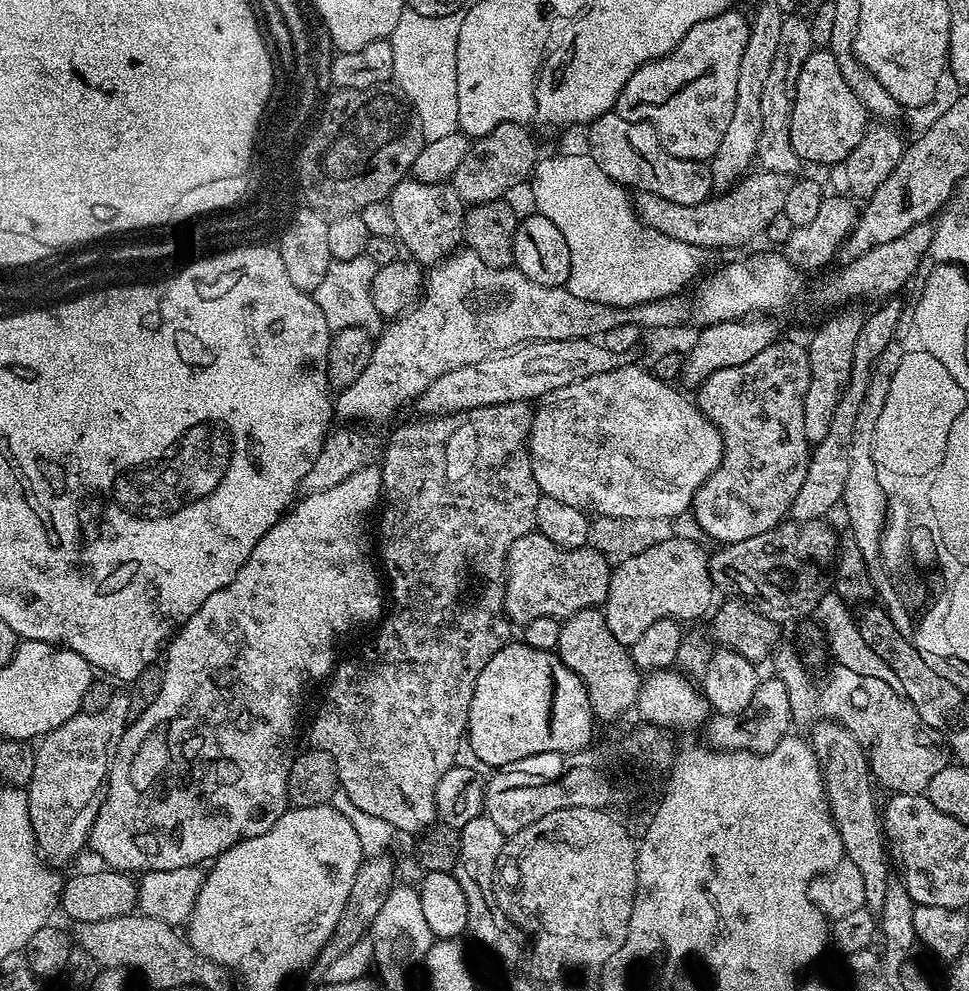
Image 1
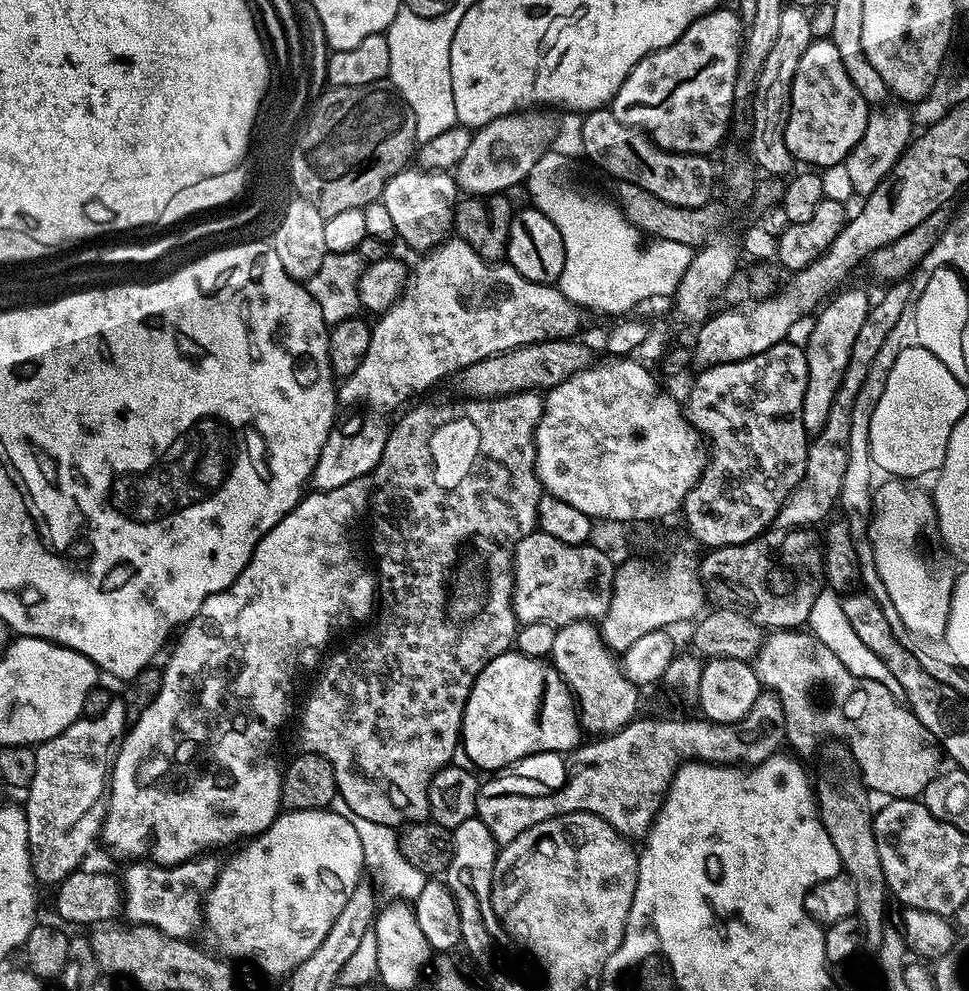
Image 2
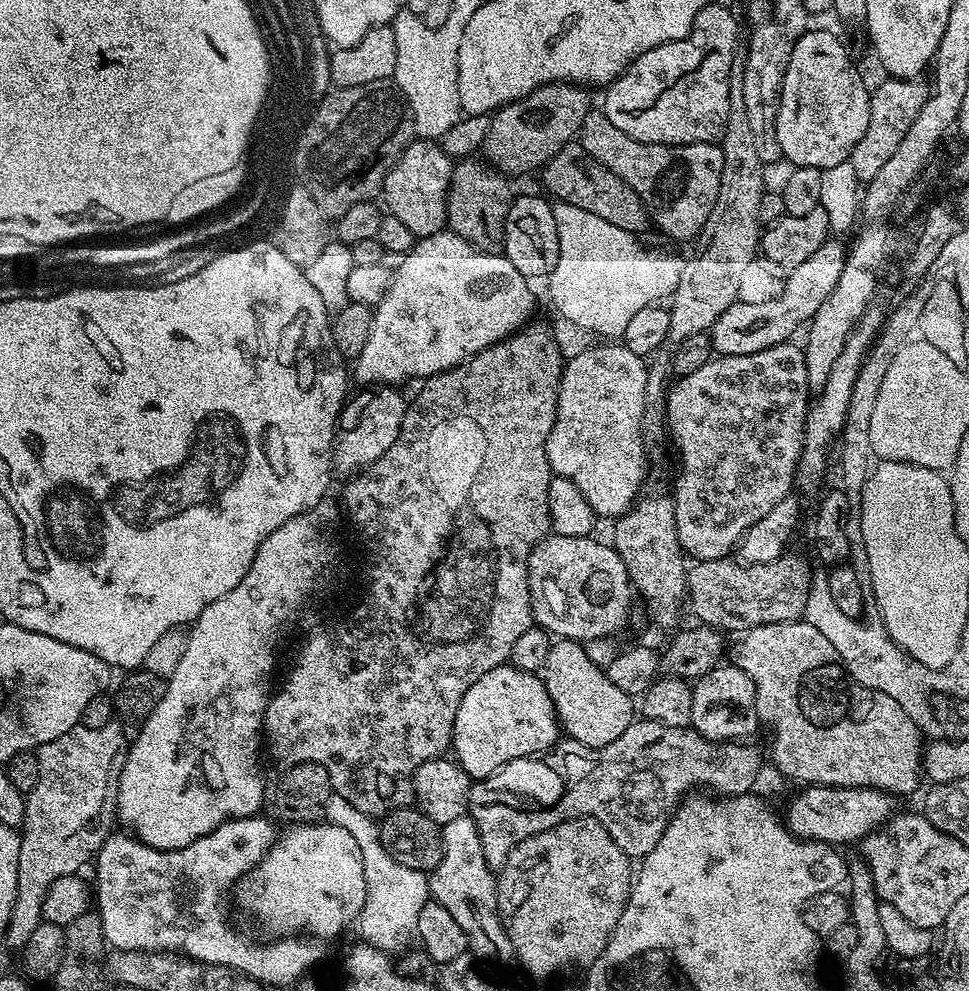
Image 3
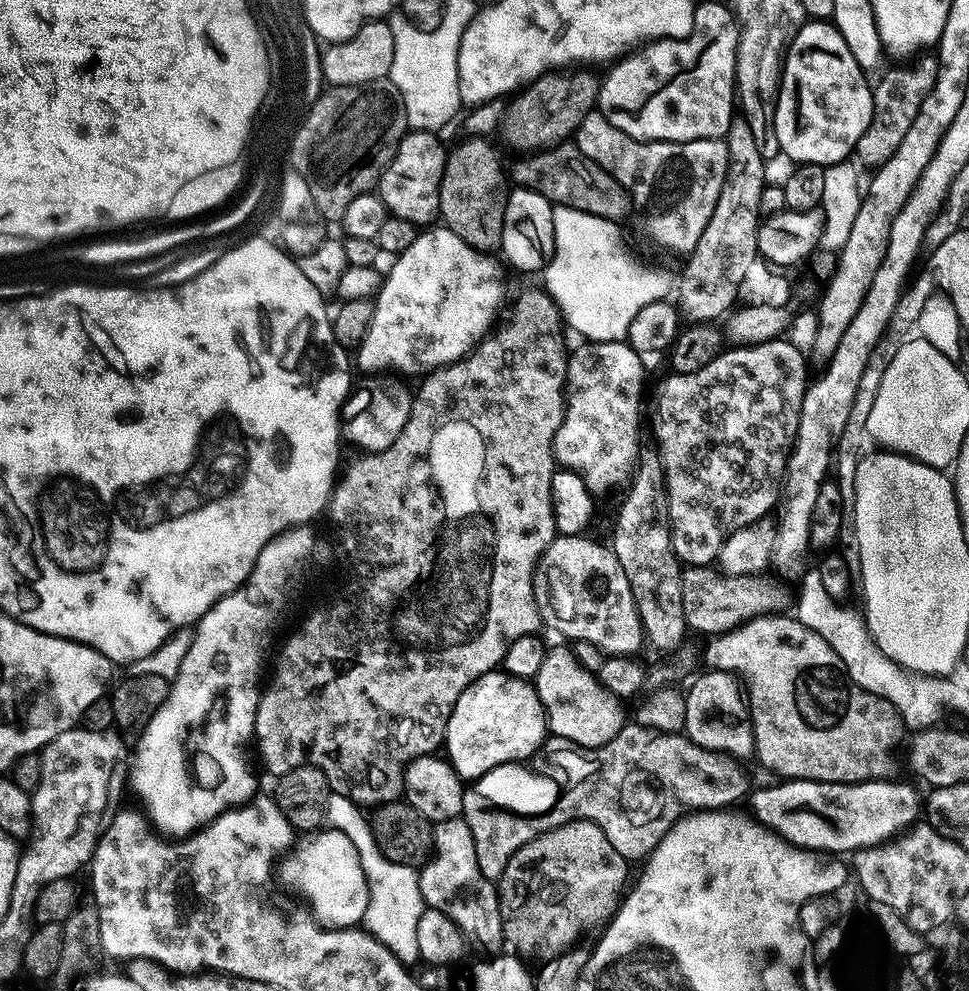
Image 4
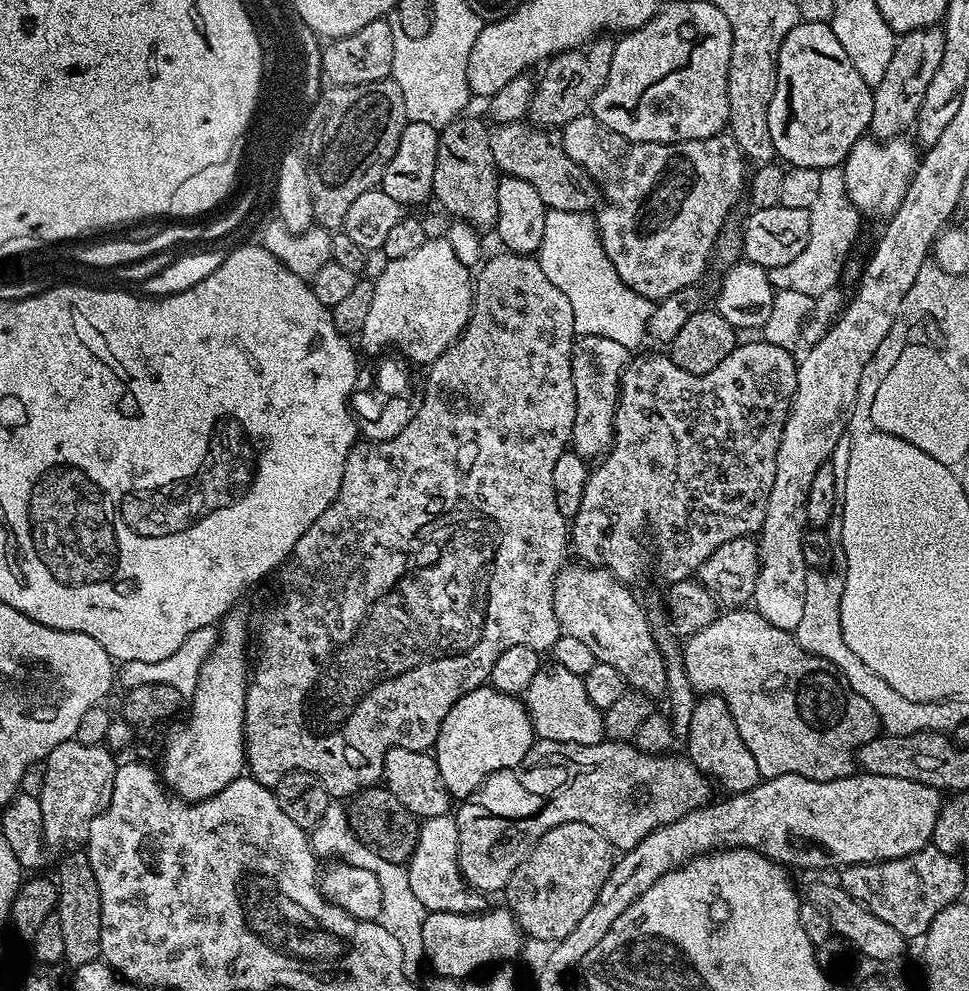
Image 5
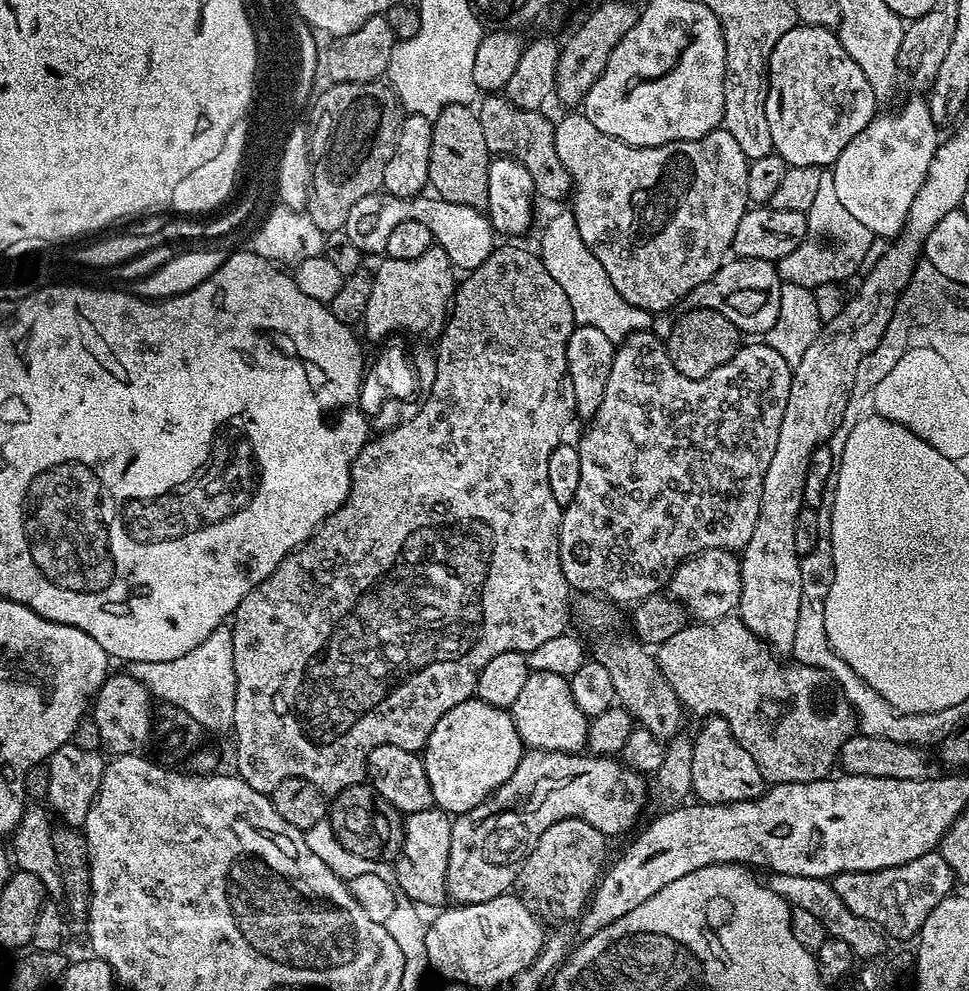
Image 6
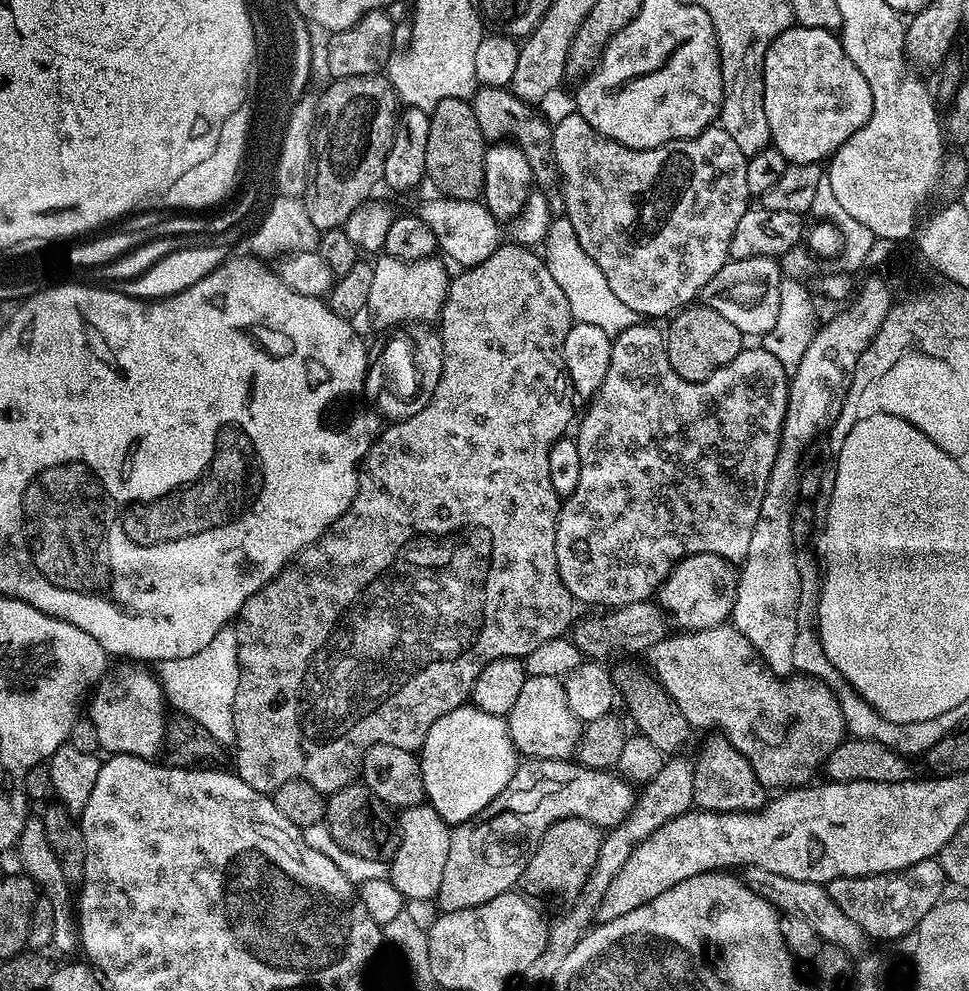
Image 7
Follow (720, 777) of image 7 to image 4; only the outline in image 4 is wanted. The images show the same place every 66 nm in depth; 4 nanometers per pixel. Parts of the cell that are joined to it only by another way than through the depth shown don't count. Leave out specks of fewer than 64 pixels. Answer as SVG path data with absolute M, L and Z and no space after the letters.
M704 670L704 673L684 692L686 722L683 735L708 751L724 753L743 762L756 751L752 721L748 719L748 706L740 682L728 672Z

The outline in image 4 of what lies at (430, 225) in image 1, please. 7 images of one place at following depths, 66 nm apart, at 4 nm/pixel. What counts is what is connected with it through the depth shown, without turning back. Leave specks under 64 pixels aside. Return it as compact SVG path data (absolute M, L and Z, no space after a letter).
M409 130L404 133L394 158L380 175L378 185L379 198L391 215L406 218L406 222L417 226L431 225L437 219L440 210L439 183L448 156L446 145L440 138L435 132Z

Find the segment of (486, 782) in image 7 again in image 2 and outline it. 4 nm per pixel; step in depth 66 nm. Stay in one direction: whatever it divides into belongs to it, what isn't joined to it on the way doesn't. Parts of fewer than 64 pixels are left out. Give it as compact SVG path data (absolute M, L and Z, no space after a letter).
M515 650L503 652L478 674L460 727L467 763L485 768L488 774L499 773L539 752L567 754L581 743L580 736L578 709L564 679L547 659L530 658Z

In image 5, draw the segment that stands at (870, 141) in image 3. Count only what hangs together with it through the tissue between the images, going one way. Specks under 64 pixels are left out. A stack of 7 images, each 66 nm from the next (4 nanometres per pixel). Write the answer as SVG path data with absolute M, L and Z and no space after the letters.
M940 26L931 28L919 28L913 32L903 33L896 41L896 49L890 58L890 66L886 66L886 74L875 81L872 101L874 110L872 111L872 123L870 132L877 140L893 140L896 136L904 136L905 133L915 125L916 115L922 106L922 97L926 95L926 90L930 86L930 81L934 78L934 73L938 71L938 62L942 62L942 50L946 50L944 41L944 29Z

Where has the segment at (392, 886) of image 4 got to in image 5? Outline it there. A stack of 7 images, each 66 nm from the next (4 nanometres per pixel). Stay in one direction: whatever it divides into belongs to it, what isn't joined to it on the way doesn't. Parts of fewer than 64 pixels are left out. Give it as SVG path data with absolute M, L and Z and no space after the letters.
M329 802L326 814L322 814L322 818L310 830L310 843L317 857L332 856L328 858L362 866L362 870L370 870L370 874L378 878L378 886L382 886L382 910L378 923L382 926L388 924L388 928L392 928L392 932L396 932L396 936L400 936L399 940L404 940L404 944L422 944L422 922L426 911L420 902L416 904L418 900L410 890L407 867L386 862L386 858L378 858L378 854L374 854L365 844L361 844L348 824L348 813L343 803Z

